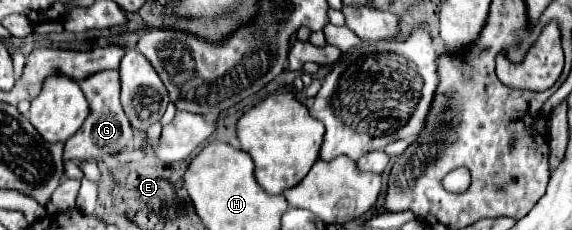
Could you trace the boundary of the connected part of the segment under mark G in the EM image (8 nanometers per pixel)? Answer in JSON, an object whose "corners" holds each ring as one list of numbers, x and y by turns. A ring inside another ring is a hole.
{"corners":[[118,70,98,72,80,82,80,88,90,104,90,114,84,120,82,128,64,144,64,158,70,160,98,160,106,154,122,150,132,140,132,126,126,120,120,104,120,76]]}

